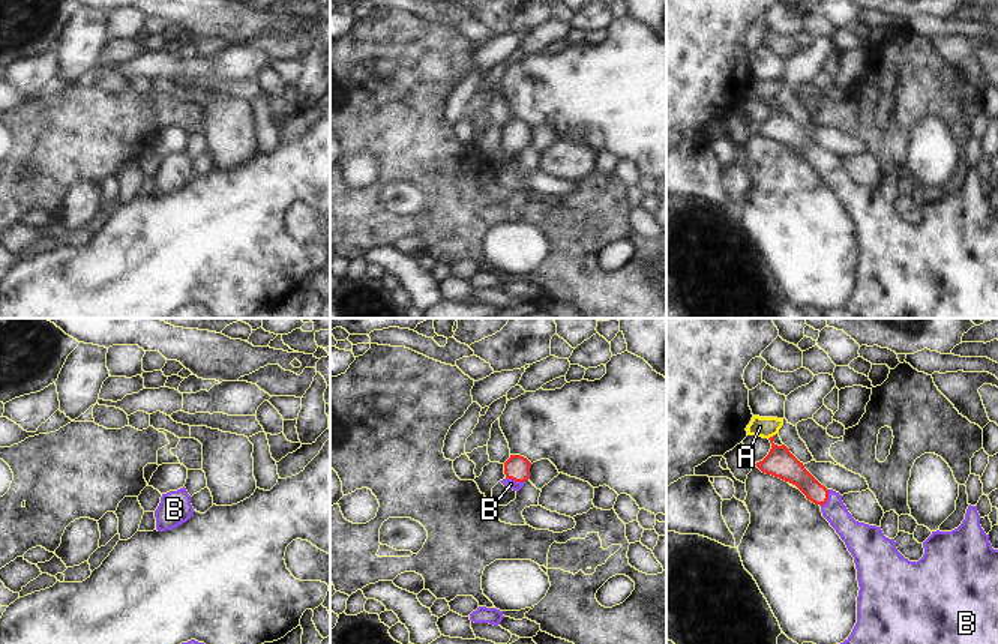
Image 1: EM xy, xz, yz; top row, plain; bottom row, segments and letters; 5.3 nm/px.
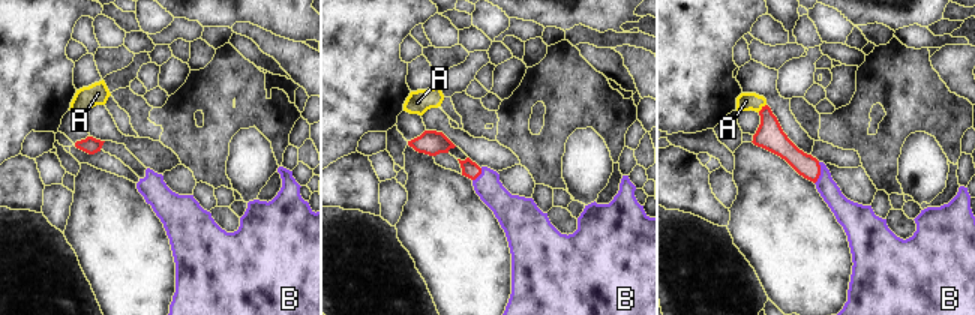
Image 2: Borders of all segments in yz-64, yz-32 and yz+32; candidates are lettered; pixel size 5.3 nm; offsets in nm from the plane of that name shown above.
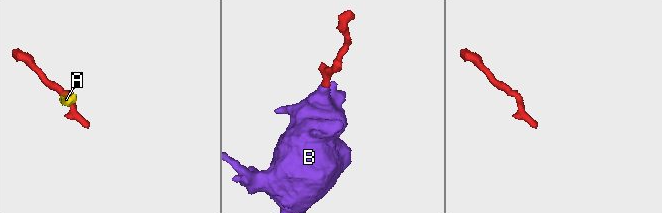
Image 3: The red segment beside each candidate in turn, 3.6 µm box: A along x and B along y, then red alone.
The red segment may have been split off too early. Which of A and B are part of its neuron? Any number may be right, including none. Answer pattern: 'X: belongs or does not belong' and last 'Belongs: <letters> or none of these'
A: does not belong
B: belongs
Belongs: B

